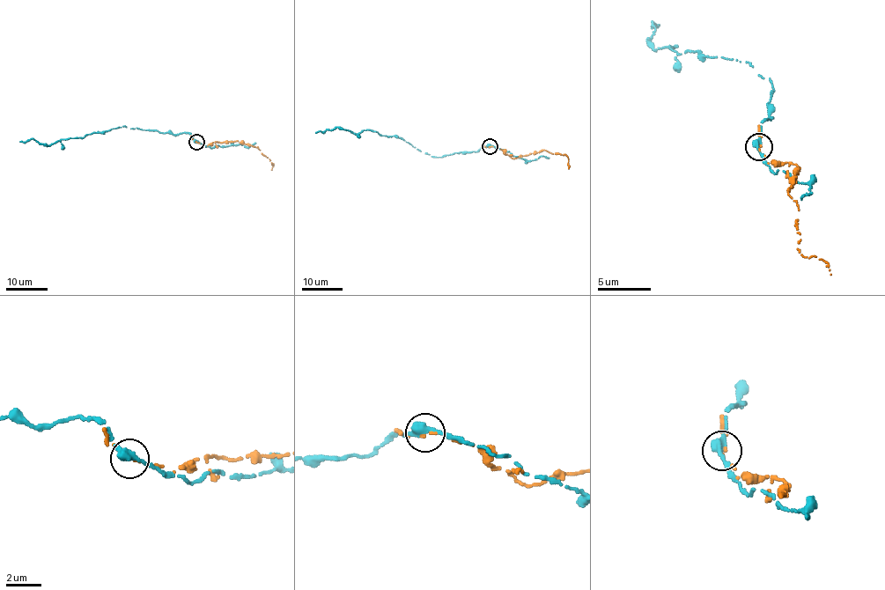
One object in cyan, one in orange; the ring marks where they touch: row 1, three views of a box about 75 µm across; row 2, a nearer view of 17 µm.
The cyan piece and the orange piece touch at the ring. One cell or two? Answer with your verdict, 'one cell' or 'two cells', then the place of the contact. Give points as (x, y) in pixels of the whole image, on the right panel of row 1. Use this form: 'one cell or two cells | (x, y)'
two cells | (758, 147)

